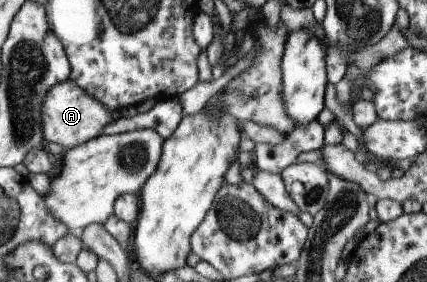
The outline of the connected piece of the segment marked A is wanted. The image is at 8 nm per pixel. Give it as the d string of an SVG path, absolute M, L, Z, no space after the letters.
M66 79L48 89L40 104L41 137L43 143L57 143L62 150L76 147L89 139L100 136L104 124L112 121L110 112L99 101L83 92L75 83Z

